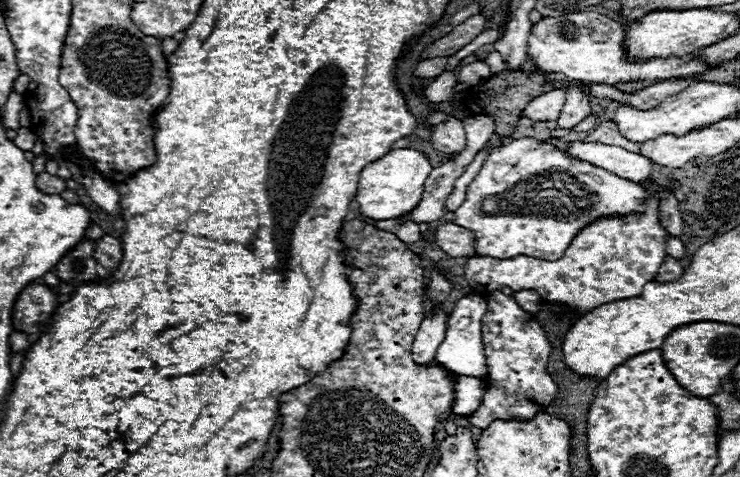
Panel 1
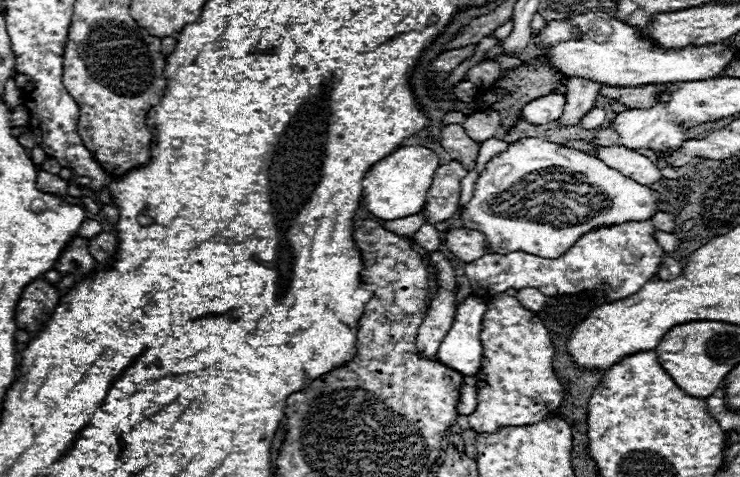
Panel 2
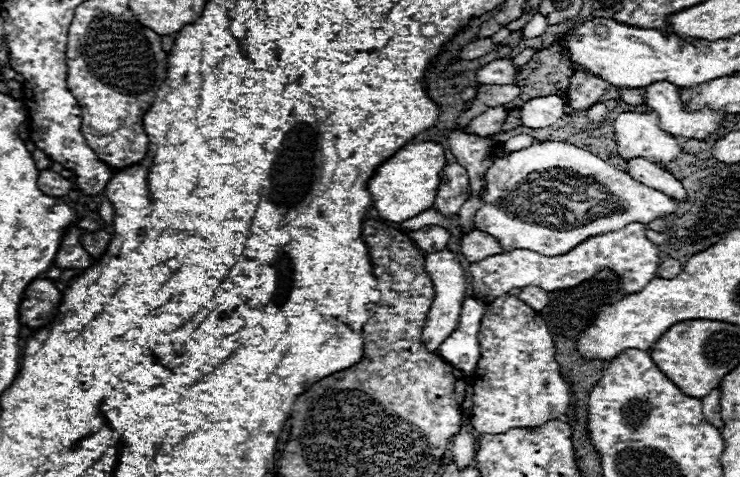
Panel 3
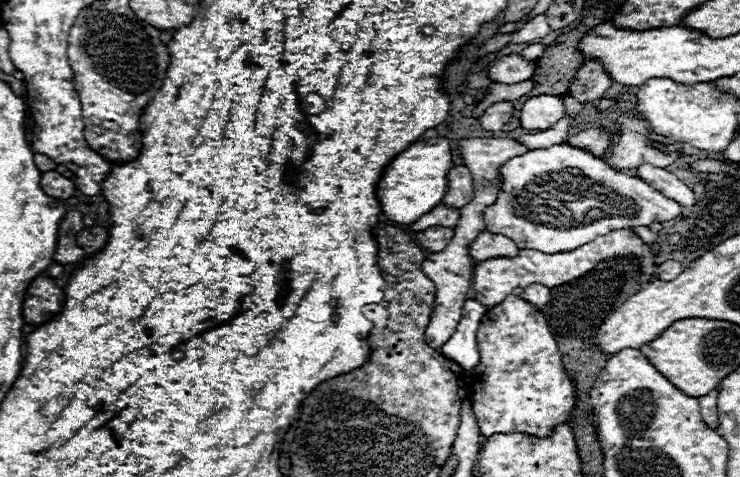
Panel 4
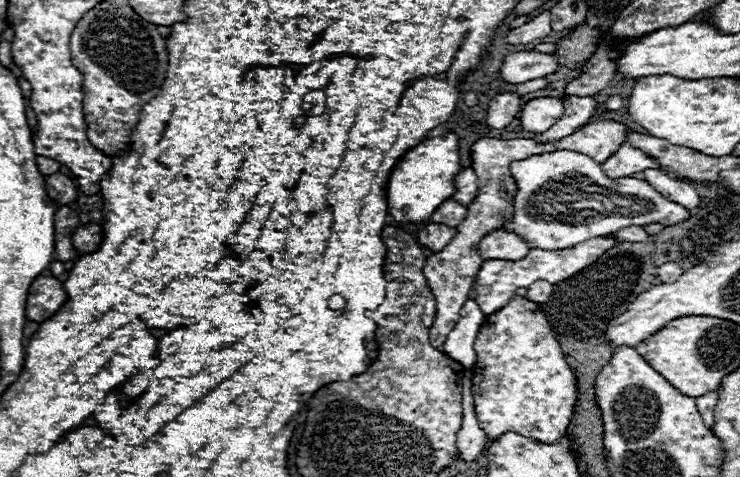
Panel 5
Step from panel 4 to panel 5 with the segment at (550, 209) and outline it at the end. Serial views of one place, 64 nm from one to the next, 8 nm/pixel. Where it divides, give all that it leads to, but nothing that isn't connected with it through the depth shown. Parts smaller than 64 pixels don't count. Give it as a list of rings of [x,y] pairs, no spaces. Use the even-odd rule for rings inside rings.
[[[556,150],[550,154],[530,156],[528,160],[512,164],[510,170],[518,184],[518,194],[514,218],[506,222],[504,230],[520,232],[532,248],[564,250],[590,238],[608,236],[626,226],[644,226],[650,222],[674,226],[690,218],[690,212],[684,206],[666,200],[646,180],[608,180],[600,164],[578,152]],[[574,198],[584,200],[574,202]]]

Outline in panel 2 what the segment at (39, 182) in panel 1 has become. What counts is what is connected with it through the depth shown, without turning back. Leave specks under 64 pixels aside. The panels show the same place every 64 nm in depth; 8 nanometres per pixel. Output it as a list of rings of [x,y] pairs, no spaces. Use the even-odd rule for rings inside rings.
[[[40,170],[38,172],[38,180],[36,180],[36,188],[46,192],[46,194],[64,196],[68,192],[68,182],[62,180],[58,174],[50,174],[50,172]]]

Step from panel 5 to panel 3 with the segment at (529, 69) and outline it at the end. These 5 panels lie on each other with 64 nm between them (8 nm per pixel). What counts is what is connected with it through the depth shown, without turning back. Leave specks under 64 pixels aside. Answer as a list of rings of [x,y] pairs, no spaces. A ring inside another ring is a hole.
[[[502,58],[486,64],[476,72],[476,80],[480,84],[514,84],[520,68],[514,66],[512,58]]]

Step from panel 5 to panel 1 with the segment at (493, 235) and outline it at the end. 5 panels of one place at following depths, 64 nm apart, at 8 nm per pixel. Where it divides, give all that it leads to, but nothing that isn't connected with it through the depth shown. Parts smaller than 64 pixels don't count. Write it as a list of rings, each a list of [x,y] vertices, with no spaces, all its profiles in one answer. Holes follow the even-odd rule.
[[[442,224],[434,232],[436,244],[454,258],[472,258],[476,256],[476,236],[474,232],[460,228],[456,224]]]

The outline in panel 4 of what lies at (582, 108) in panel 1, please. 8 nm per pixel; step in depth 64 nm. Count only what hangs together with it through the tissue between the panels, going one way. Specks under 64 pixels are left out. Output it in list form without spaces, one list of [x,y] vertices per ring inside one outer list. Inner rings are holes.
[[[586,60],[580,72],[572,78],[572,84],[568,86],[568,94],[578,102],[592,102],[604,96],[610,84],[612,84],[612,78],[604,70],[604,66],[600,62]]]

